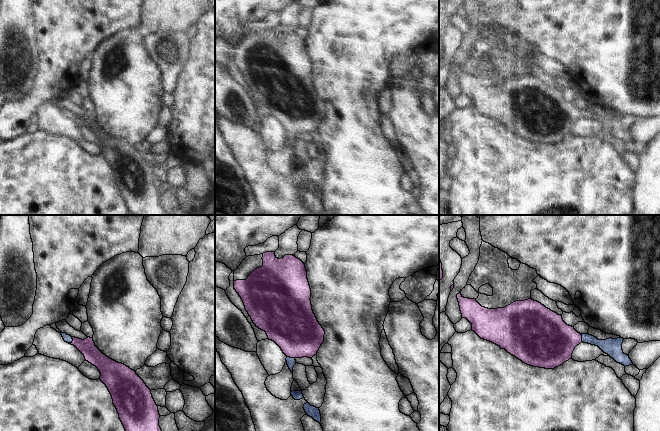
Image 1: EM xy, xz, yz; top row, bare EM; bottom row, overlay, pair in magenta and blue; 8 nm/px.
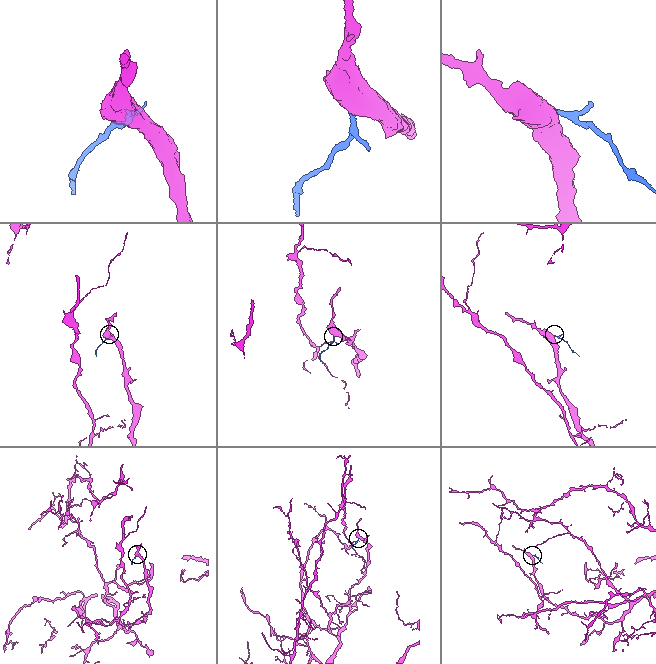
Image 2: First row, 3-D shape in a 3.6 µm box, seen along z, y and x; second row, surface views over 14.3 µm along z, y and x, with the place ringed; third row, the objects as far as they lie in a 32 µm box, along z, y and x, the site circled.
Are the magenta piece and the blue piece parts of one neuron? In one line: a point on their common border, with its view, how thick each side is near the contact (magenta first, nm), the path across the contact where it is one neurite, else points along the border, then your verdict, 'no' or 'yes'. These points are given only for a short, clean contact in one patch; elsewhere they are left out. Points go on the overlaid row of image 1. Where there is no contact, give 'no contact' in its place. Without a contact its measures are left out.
contact xy (73, 340); calibres 140 and 60 nm; way xy (92, 354), (84, 346), (73, 340), (67, 338); yes

